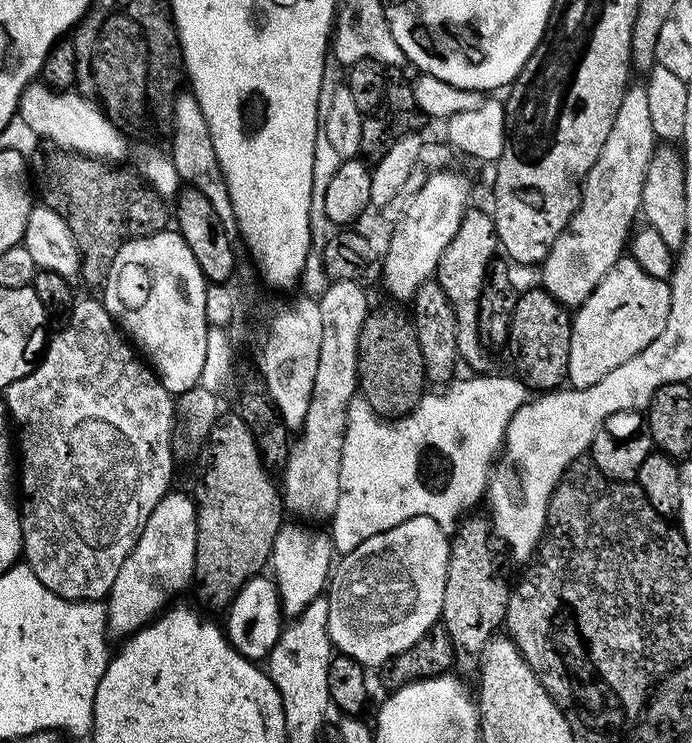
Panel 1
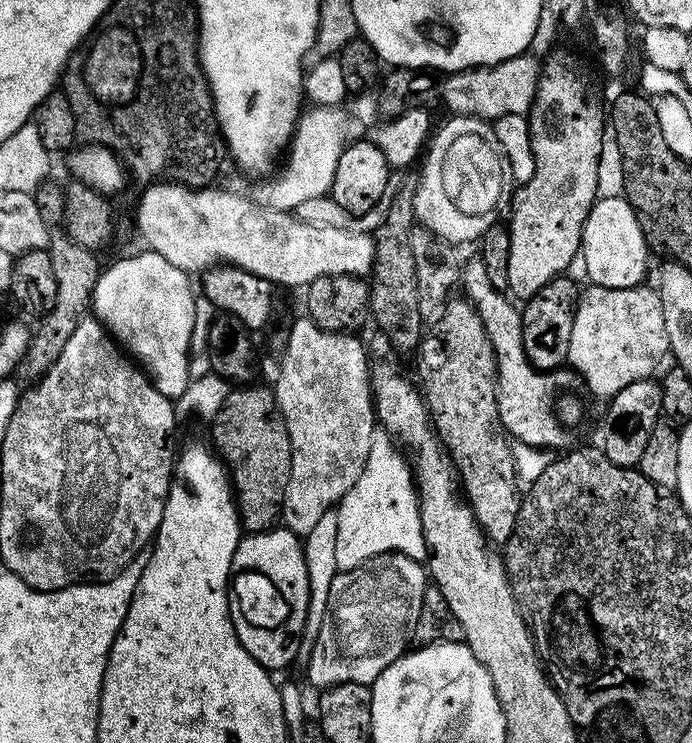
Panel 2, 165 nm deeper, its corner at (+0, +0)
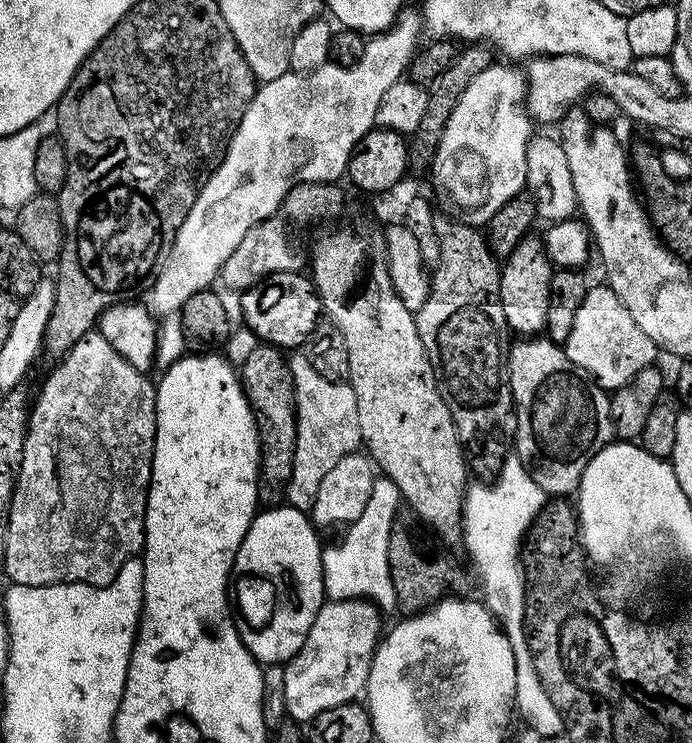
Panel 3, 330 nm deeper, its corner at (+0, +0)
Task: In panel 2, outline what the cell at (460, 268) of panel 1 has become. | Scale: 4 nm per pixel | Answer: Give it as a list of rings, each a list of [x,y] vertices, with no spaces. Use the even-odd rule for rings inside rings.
[[[478,258],[463,261],[462,292],[476,307],[478,318],[482,318],[482,326],[496,355],[496,397],[504,431],[515,441],[529,444],[531,448],[571,449],[574,444],[572,439],[584,420],[584,404],[576,393],[581,391],[581,381],[571,371],[541,372],[528,361],[522,344],[521,309],[501,289],[496,288],[494,282],[490,282],[486,266]]]

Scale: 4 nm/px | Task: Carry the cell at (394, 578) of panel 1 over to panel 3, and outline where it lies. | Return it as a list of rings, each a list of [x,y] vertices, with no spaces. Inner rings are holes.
[[[364,598],[328,600],[321,606],[318,610],[318,618],[314,618],[314,626],[310,626],[310,634],[306,634],[306,642],[302,650],[293,660],[283,665],[285,670],[284,711],[293,721],[311,722],[318,714],[334,706],[353,703],[359,697],[356,695],[359,692],[361,695],[365,691],[372,665],[372,653],[376,651],[376,645],[382,639],[380,616],[382,616],[381,609]]]

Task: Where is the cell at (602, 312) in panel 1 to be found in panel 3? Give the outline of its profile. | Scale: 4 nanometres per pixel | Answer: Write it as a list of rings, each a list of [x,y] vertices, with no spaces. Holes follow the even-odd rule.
[[[607,286],[589,287],[582,306],[578,306],[578,318],[574,318],[574,330],[570,330],[570,338],[562,347],[571,363],[578,365],[581,372],[591,376],[605,390],[615,390],[630,382],[630,378],[634,378],[638,370],[649,367],[655,361],[652,359],[655,358],[656,352],[658,353],[658,345],[648,337],[646,330],[642,330],[642,326],[638,326],[638,322],[634,322],[630,310],[626,310],[618,294],[614,294],[614,290]]]

